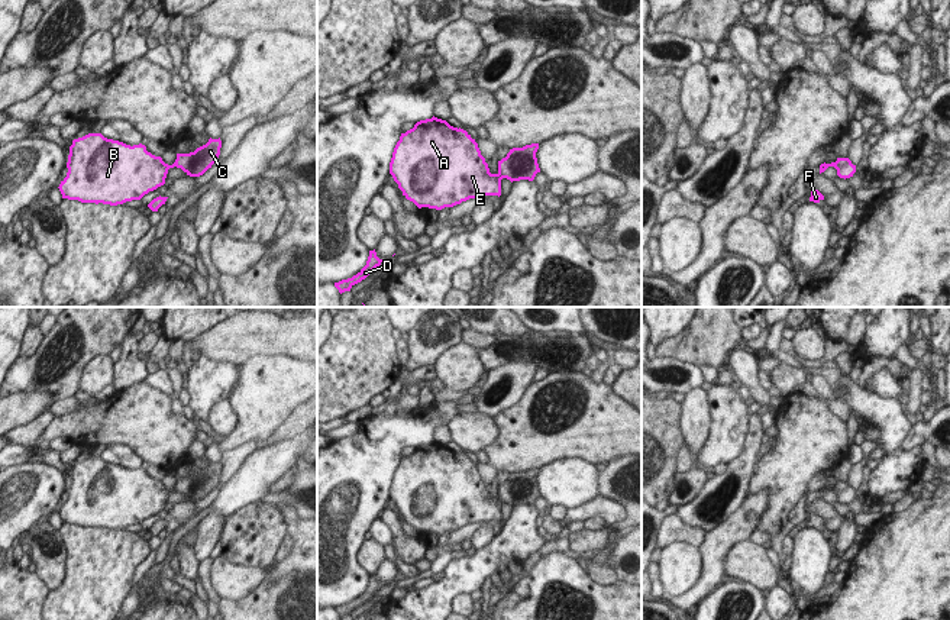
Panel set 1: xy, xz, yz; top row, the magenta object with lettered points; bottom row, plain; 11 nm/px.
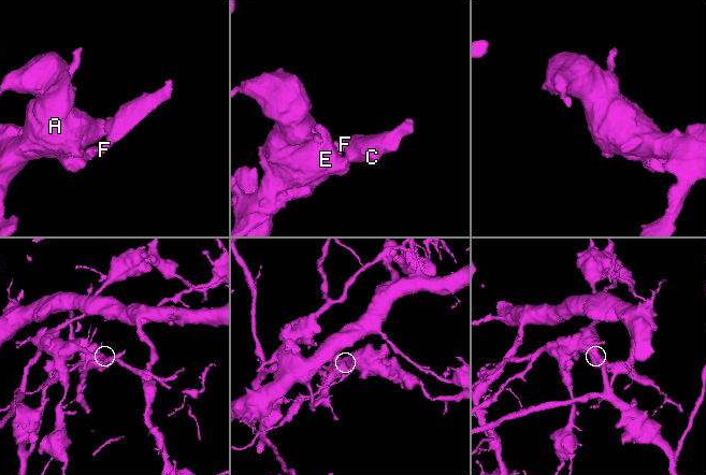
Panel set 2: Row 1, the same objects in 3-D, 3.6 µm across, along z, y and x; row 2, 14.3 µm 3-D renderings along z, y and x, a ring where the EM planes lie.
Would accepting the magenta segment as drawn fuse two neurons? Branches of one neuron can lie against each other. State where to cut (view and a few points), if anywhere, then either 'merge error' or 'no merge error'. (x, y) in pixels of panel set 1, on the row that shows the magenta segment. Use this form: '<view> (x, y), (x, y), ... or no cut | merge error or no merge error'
xz (498, 173), (501, 178) | merge error

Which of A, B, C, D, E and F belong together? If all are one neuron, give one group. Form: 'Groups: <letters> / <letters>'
Groups: A B E / C D F.

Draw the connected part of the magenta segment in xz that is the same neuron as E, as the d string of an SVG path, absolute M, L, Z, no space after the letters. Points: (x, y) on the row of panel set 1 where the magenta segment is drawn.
M432 117L401 133L390 174L419 209L442 210L469 198L501 196L501 175L491 174L471 135Z

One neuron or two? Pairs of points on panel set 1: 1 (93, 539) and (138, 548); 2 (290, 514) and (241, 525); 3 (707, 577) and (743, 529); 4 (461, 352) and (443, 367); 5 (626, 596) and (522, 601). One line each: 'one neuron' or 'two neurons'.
1: one neuron
2: two neurons
3: one neuron
4: one neuron
5: one neuron

